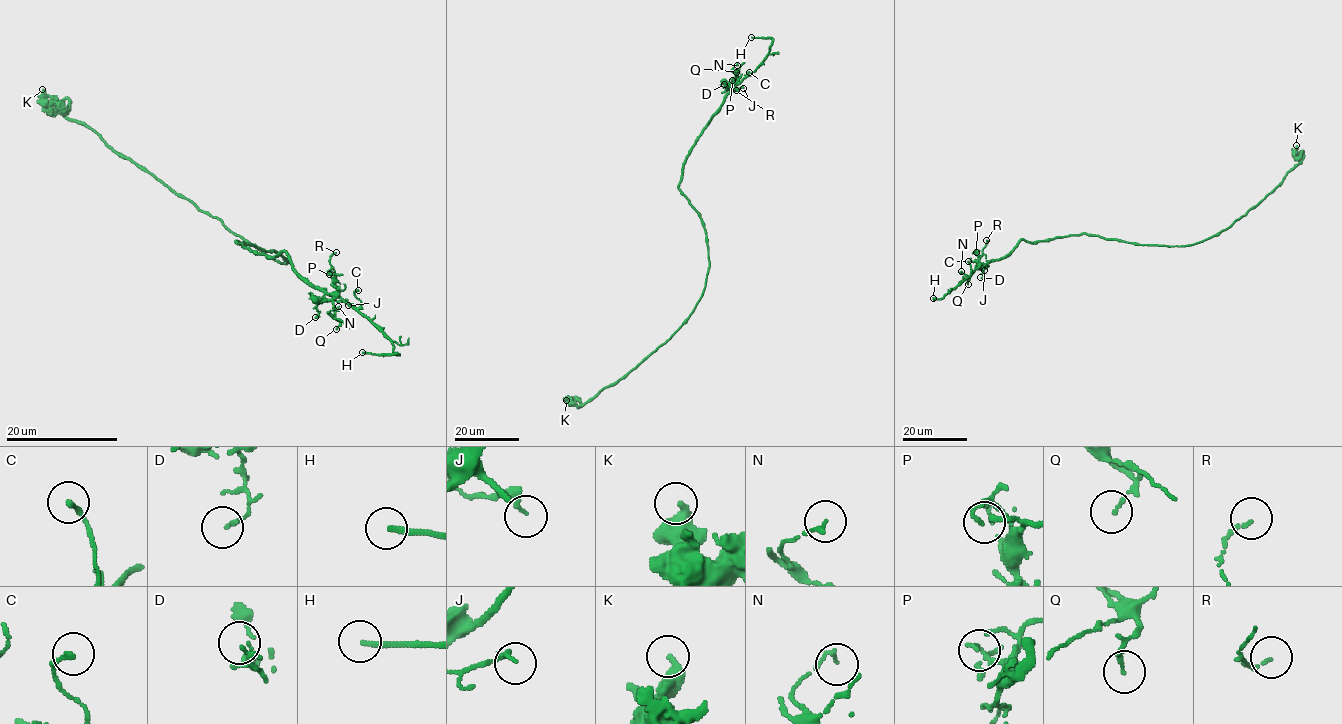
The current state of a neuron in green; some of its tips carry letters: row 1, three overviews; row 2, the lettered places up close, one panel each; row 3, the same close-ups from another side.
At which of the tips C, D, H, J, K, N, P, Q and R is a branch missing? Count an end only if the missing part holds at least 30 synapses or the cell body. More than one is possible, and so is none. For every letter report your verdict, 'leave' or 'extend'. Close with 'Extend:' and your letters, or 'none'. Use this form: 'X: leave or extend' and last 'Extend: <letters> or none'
C: leave
D: leave
H: extend
J: leave
K: leave
N: leave
P: leave
Q: leave
R: leave
Extend: H

